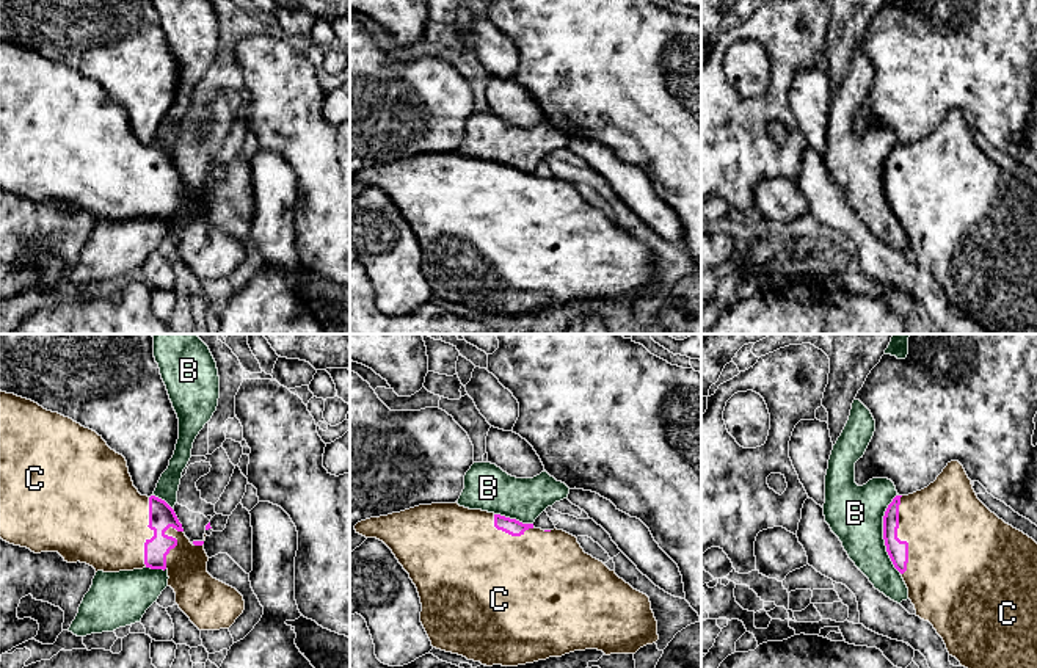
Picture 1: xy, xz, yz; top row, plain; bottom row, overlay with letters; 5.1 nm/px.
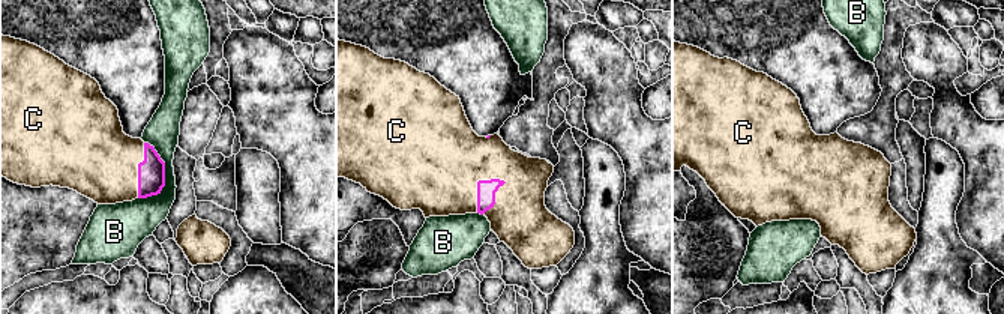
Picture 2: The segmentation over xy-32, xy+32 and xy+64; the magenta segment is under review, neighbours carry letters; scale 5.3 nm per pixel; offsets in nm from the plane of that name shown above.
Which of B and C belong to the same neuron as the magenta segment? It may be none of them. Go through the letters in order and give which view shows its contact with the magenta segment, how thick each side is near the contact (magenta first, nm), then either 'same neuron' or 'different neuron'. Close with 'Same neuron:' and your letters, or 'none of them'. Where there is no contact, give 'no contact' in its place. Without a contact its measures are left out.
B: contact in yz; calibres 110 and 280 nm; different neuron
C: contact in yz; calibres 110 and 420 nm; same neuron
Same neuron: C

